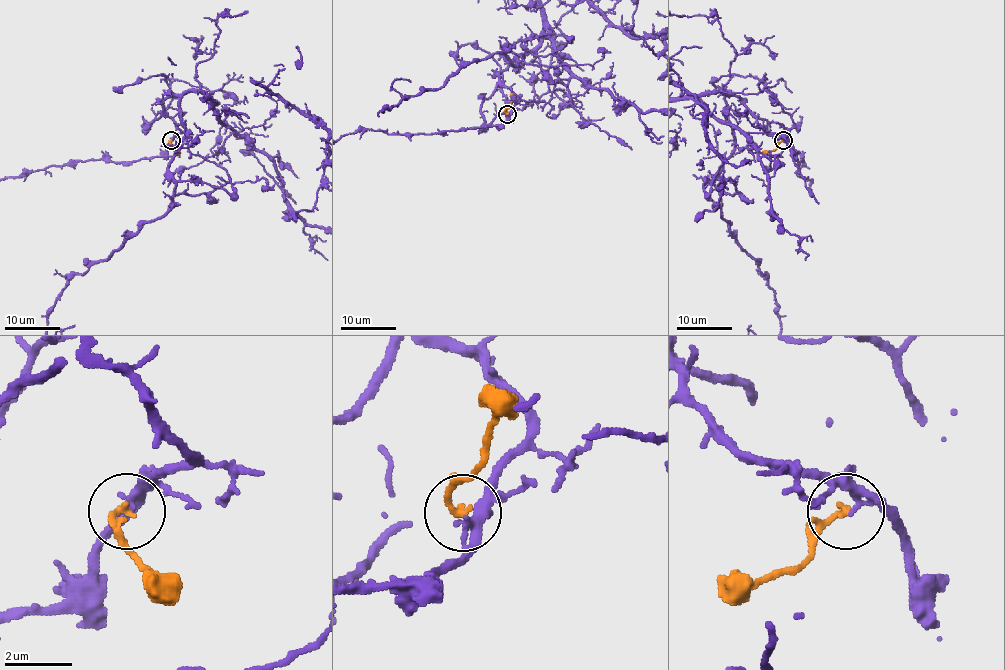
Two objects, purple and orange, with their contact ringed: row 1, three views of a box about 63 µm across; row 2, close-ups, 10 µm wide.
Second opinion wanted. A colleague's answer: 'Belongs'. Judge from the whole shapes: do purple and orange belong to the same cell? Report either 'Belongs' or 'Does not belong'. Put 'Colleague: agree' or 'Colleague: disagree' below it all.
Does not belong
Colleague: disagree

